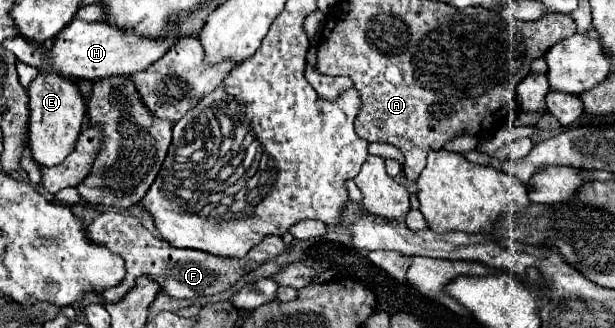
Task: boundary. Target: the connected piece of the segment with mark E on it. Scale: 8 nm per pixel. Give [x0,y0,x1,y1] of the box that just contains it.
[28,71,84,167]

